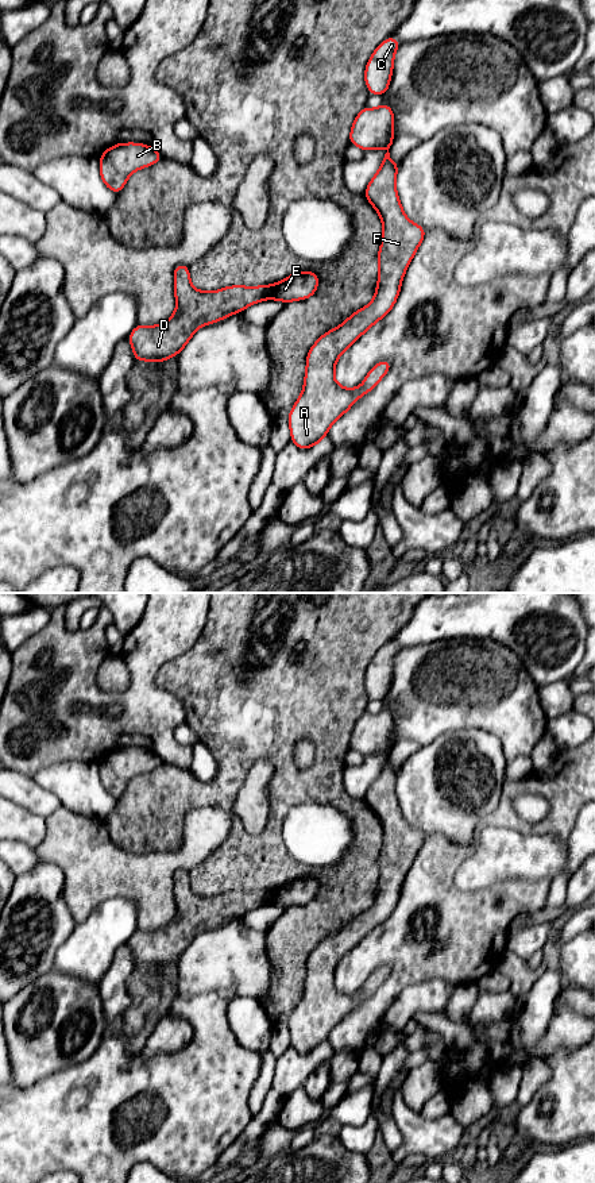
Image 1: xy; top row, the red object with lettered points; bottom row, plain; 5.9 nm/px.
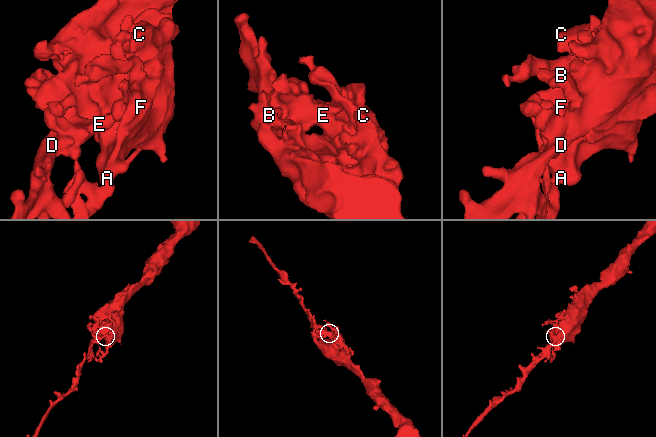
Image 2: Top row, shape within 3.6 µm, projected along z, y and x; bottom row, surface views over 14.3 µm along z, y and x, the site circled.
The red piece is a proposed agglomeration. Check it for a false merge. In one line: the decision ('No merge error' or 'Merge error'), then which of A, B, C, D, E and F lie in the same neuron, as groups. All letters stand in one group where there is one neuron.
Merge error. Groups: A C E F / B D

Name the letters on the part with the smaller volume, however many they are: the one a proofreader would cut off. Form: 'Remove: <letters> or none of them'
Remove: A, C, E, F

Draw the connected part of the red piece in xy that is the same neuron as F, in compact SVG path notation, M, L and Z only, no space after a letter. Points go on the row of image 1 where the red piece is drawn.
M383 103L375 109L364 107L351 127L351 144L363 151L387 149L379 170L364 192L364 197L376 209L383 224L378 253L378 285L367 307L320 336L306 355L304 389L289 413L291 442L301 450L320 443L332 424L363 394L371 392L391 367L387 359L378 362L363 384L353 389L340 386L335 381L339 357L394 307L406 269L426 234L425 228L410 221L403 213L397 193L399 163L395 163L389 153L394 142L393 124L394 112Z

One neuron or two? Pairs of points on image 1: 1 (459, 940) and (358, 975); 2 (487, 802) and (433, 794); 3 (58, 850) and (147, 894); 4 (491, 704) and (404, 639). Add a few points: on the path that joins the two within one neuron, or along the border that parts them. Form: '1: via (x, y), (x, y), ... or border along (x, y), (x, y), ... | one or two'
1: via (433, 958), (429, 960), (421, 958), (383, 958) | one
2: via (474, 797), (468, 794), (447, 794) | one
3: via (80, 850), (100, 870), (126, 874) | one
4: border along (445, 639), (402, 648) | two

